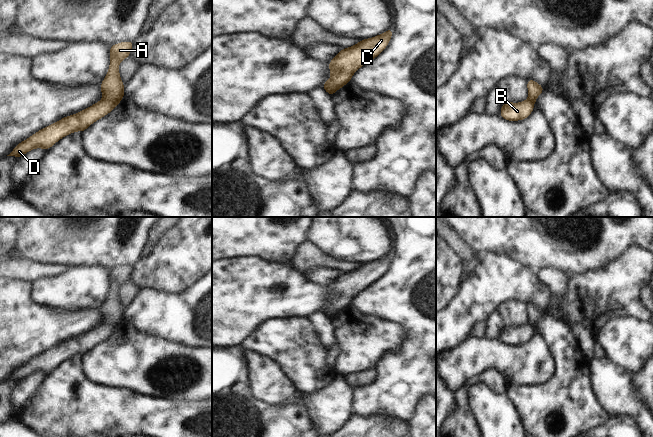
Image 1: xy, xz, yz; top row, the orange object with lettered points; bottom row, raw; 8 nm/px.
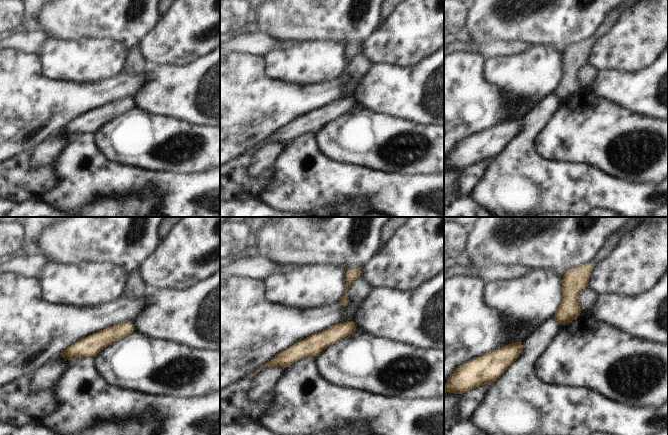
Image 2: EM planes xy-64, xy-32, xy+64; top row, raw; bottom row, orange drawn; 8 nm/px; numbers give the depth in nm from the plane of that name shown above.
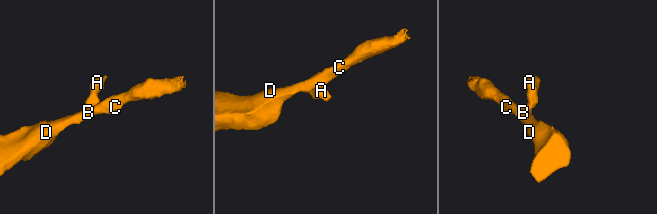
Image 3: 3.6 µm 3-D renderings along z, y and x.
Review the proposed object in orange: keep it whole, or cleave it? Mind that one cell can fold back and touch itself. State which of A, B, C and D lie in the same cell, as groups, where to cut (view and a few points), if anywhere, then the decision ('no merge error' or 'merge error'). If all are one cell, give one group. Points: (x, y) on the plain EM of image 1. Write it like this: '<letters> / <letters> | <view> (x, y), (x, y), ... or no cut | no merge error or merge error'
A / B C D | xy (102, 323), (108, 325), (120, 324) | merge error

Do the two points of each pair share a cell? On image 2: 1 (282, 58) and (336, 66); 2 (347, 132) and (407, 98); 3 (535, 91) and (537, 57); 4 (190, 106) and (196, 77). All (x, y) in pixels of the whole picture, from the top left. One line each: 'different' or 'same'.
1: same
2: different
3: same
4: same

